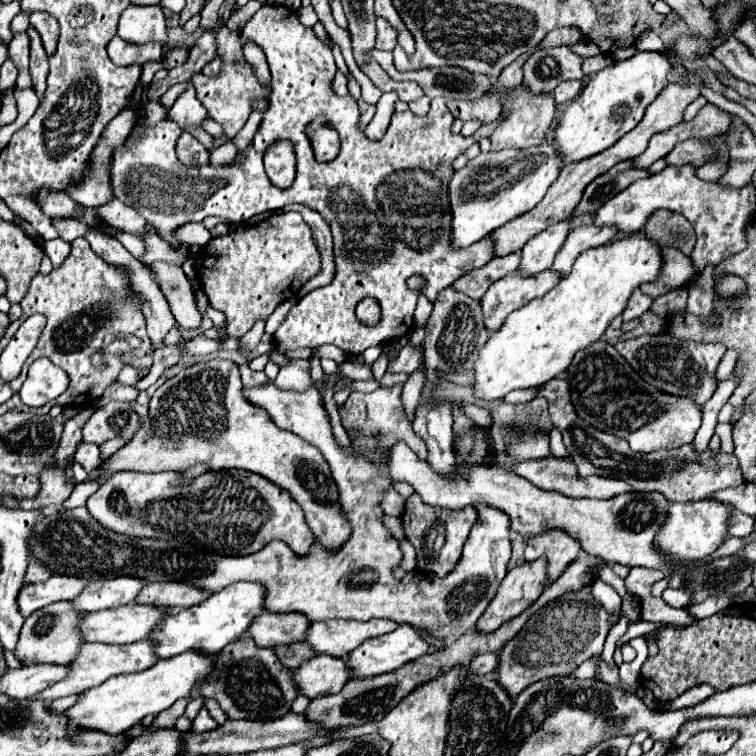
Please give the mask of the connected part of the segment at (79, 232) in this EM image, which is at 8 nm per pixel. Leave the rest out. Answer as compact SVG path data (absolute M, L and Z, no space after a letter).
M53 219L53 225L59 233L59 237L67 242L84 237L91 229L98 230L98 227L90 227L77 219Z

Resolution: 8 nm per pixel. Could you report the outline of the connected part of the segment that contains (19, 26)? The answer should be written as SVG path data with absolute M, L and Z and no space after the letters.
M21 11L13 21L11 21L11 31L17 33L17 31L27 31L29 27L29 11Z

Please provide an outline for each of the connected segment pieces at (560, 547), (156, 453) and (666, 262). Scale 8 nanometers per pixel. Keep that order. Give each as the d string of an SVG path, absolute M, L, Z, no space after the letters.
M545 531L545 535L537 535L537 539L527 541L525 561L547 559L547 585L559 579L559 575L577 561L581 555L581 547L575 539L565 535L565 531Z
M211 359L205 363L195 363L191 367L185 367L179 375L165 381L149 403L149 417L143 421L143 427L137 431L137 435L127 443L123 449L113 453L109 457L109 473L117 471L177 471L177 467L189 467L189 463L209 463L213 471L219 469L243 469L249 473L257 473L283 491L287 491L303 509L305 521L309 529L319 539L321 547L327 551L339 551L343 543L347 543L351 531L349 521L345 519L341 505L339 505L339 491L333 483L329 465L325 463L321 451L317 447L305 443L301 437L281 431L265 411L253 407L251 403L245 403L245 397L241 395L241 375L239 367L233 361L223 359Z
M661 245L661 255L663 255L663 267L661 267L657 281L641 285L643 293L653 299L657 299L673 289L685 287L695 275L699 275L699 271L693 267L691 259L687 255L683 255L679 249L675 249L671 245Z

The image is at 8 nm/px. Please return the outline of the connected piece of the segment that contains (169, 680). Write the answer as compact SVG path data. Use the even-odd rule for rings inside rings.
M187 651L173 659L161 659L145 671L113 677L103 685L81 693L77 703L65 711L65 717L69 719L67 735L71 737L77 731L103 731L107 735L119 735L137 725L143 717L169 709L181 697L197 697L199 683L205 675L209 675L209 671L213 671L213 663L215 657L205 659L205 655L197 655L197 651Z

